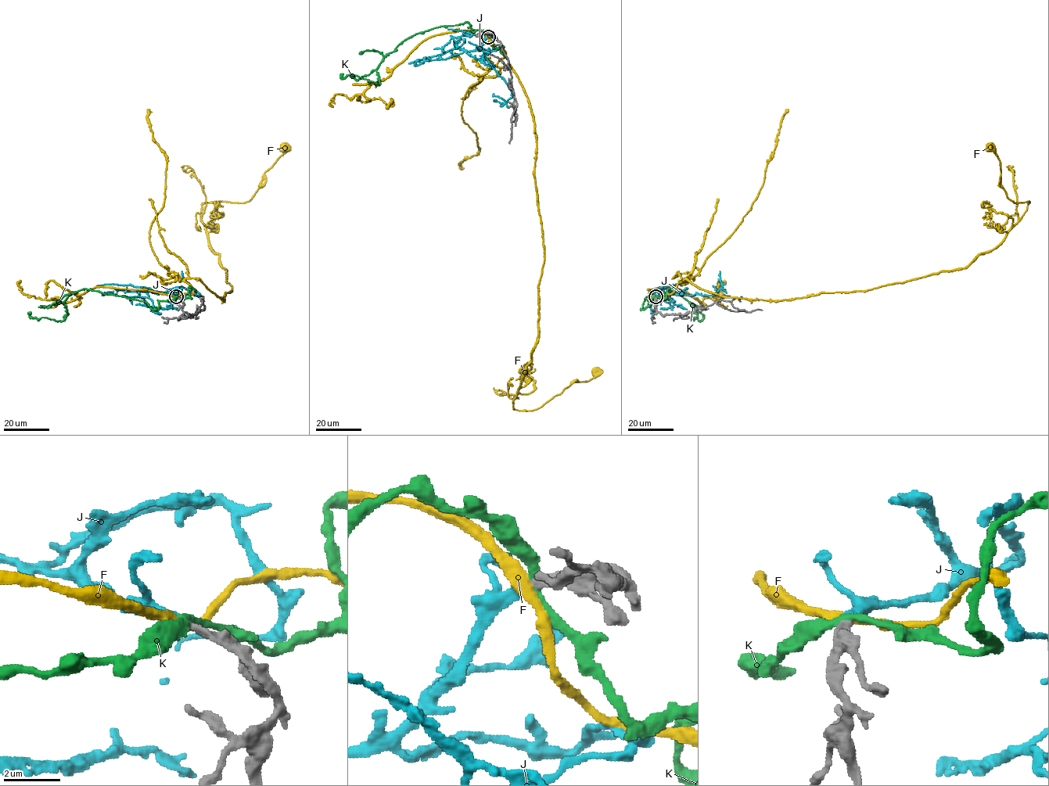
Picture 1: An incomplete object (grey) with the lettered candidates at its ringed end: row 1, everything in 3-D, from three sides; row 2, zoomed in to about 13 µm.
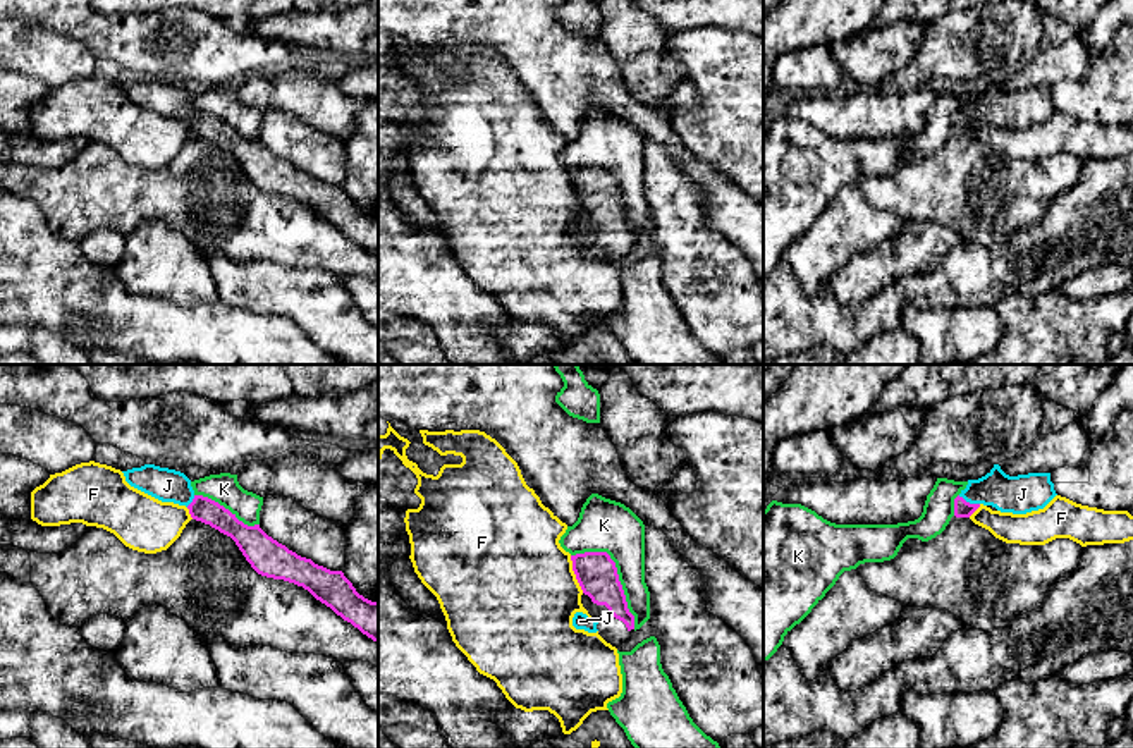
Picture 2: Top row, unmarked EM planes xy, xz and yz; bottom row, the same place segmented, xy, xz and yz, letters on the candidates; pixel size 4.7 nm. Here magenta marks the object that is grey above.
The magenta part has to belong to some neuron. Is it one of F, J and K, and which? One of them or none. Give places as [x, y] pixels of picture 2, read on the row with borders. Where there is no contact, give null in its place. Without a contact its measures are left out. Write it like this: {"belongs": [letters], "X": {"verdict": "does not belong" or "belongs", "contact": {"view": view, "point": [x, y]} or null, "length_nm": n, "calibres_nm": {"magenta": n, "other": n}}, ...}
{"belongs": ["J"], "F": {"verdict": "does not belong", "contact": {"view": "xz", "point": [575, 573]}, "length_nm": 190, "calibres_nm": {"magenta": 190, "other": 500}}, "J": {"verdict": "belongs", "contact": {"view": "yz", "point": [968, 502]}, "length_nm": 110, "calibres_nm": {"magenta": 80, "other": 180}}, "K": {"verdict": "does not belong", "contact": {"view": "xz", "point": [616, 573]}, "length_nm": 460, "calibres_nm": {"magenta": 190, "other": 240}}}

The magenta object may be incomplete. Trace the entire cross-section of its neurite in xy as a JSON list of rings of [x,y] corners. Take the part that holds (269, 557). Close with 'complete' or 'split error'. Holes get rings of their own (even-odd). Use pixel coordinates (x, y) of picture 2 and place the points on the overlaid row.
[[[144,464],[122,473],[131,487],[162,502],[186,506],[193,519],[230,536],[258,574],[303,586],[378,643],[378,602],[359,595],[342,571],[330,571],[297,555],[268,536],[260,524],[248,526],[218,502],[196,495],[191,480],[181,471]]]; split error

